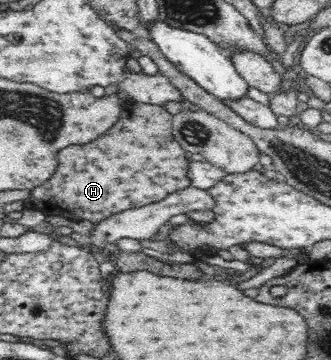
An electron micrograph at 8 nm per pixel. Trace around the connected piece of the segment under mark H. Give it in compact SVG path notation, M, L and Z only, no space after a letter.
M135 103L129 110L123 110L121 122L117 121L105 134L88 145L70 146L60 152L60 167L41 186L32 191L34 199L25 202L26 207L35 208L47 215L56 215L71 221L88 220L97 223L111 214L128 209L137 209L160 202L189 186L185 175L185 150L172 134L172 115L162 106Z

